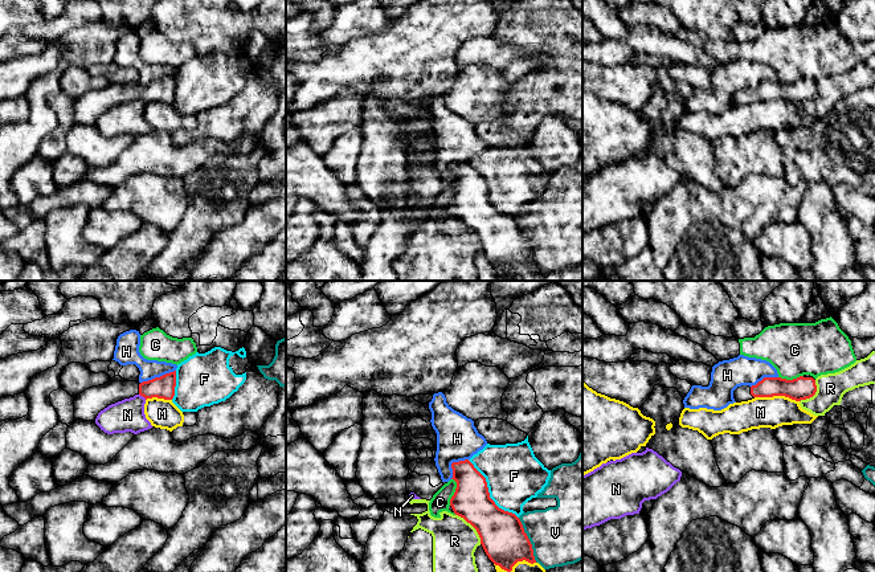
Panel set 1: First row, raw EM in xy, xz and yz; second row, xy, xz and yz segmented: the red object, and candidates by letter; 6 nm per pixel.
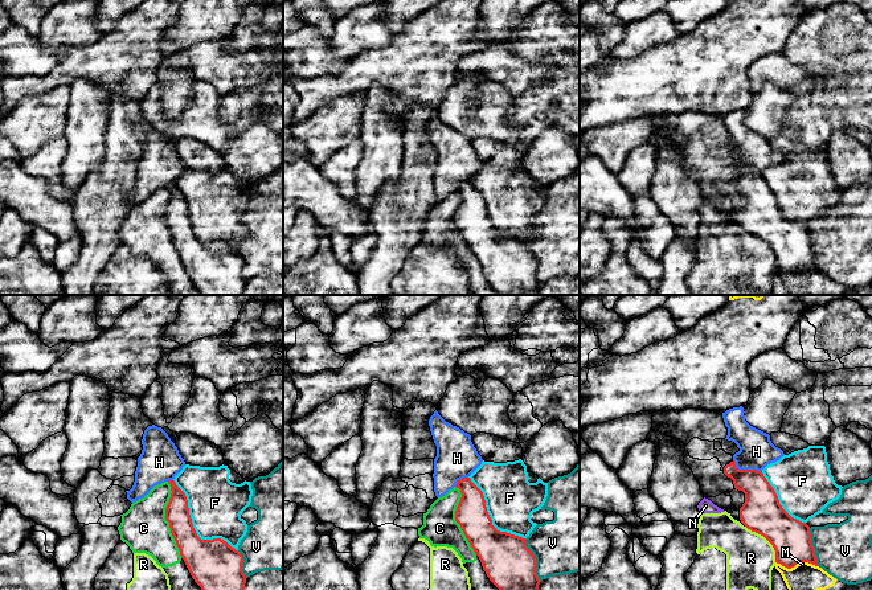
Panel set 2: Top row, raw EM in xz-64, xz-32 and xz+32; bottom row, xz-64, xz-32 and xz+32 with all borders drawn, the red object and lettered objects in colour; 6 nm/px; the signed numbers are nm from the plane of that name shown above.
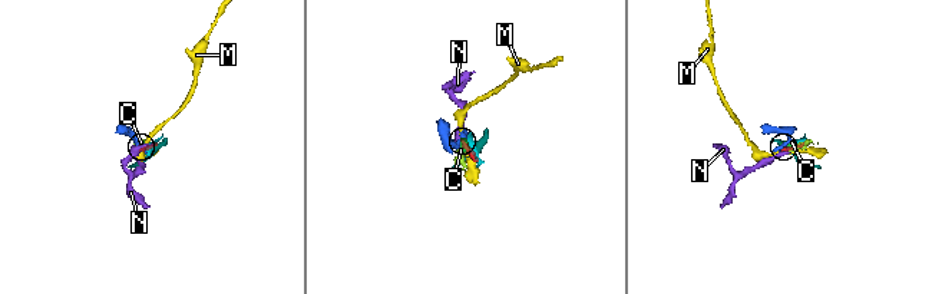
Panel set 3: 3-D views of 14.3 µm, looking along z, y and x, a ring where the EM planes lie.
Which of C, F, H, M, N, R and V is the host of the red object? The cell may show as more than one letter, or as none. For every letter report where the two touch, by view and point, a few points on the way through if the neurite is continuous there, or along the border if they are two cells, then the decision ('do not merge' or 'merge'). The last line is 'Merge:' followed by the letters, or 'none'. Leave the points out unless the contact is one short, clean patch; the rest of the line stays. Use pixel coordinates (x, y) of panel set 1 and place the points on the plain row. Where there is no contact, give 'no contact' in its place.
C: xz (456, 195) | do not merge
F: xz (489, 196) | do not merge
H: xy (158, 81) | along xy (175, 73), (140, 86) | do not merge
M: yz (777, 98) | do not merge
N: xy (143, 99) | do not merge
R: xz (473, 229) | along xz (456, 217), (462, 220), (475, 233), (481, 246) | do not merge
V: xz (528, 244) | do not merge
Merge: none

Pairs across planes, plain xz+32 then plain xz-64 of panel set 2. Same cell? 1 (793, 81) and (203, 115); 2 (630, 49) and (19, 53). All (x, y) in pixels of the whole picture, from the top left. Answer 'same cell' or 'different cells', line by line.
1: different cells
2: different cells

